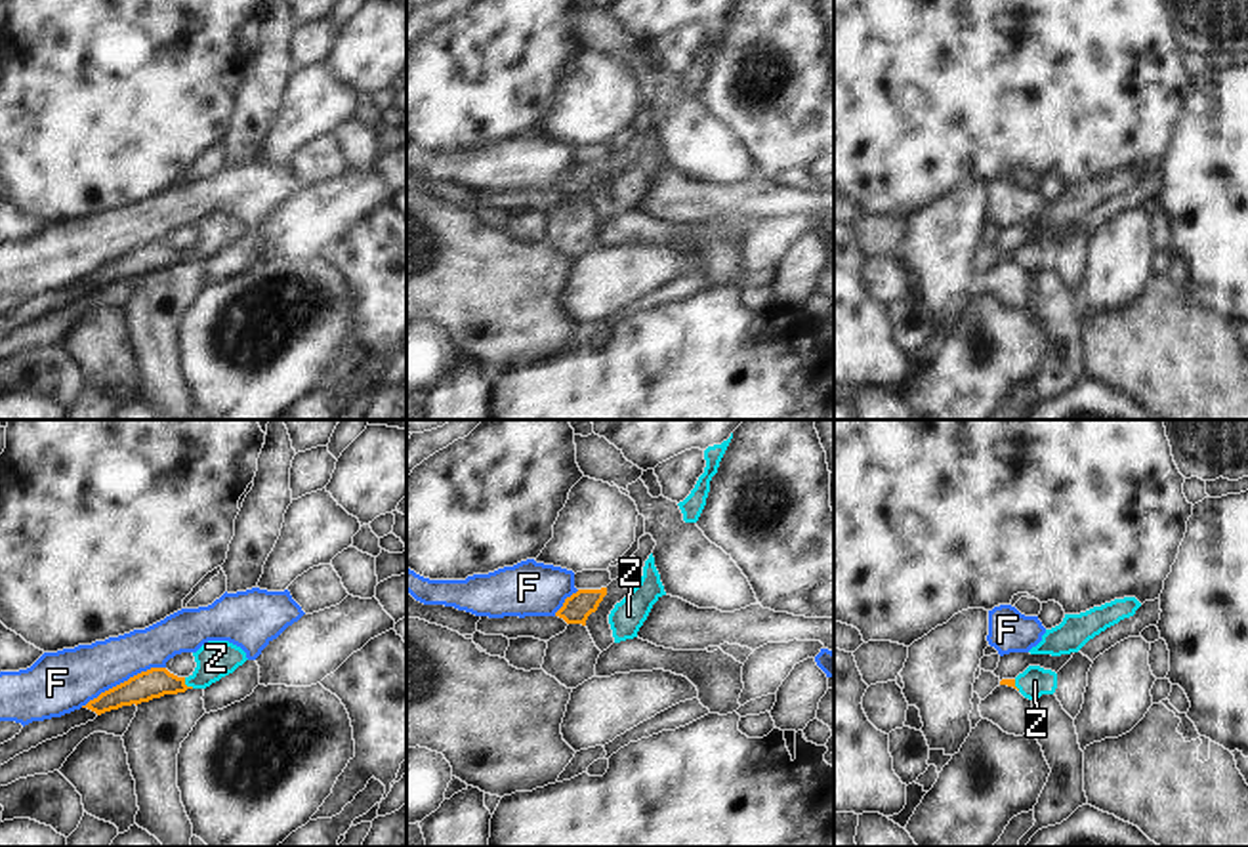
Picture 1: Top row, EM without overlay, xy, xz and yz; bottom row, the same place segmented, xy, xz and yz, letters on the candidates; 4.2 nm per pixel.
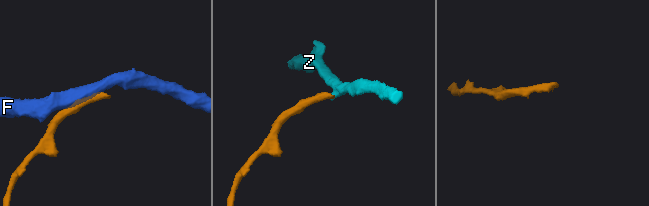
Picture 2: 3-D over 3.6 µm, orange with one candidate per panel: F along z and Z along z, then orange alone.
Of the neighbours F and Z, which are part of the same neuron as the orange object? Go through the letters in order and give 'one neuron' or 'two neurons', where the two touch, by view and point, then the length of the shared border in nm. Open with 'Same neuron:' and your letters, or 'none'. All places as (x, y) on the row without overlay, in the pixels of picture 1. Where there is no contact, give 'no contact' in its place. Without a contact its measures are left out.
Same neuron: Z
F: two neurons; contact xy (124, 254); length 400 nm
Z: one neuron; contact xy (186, 258); length 60 nm

